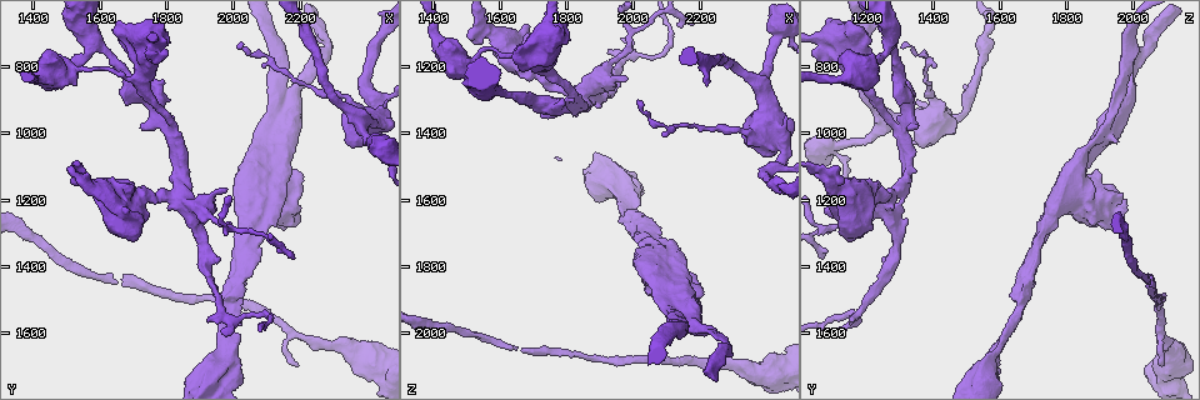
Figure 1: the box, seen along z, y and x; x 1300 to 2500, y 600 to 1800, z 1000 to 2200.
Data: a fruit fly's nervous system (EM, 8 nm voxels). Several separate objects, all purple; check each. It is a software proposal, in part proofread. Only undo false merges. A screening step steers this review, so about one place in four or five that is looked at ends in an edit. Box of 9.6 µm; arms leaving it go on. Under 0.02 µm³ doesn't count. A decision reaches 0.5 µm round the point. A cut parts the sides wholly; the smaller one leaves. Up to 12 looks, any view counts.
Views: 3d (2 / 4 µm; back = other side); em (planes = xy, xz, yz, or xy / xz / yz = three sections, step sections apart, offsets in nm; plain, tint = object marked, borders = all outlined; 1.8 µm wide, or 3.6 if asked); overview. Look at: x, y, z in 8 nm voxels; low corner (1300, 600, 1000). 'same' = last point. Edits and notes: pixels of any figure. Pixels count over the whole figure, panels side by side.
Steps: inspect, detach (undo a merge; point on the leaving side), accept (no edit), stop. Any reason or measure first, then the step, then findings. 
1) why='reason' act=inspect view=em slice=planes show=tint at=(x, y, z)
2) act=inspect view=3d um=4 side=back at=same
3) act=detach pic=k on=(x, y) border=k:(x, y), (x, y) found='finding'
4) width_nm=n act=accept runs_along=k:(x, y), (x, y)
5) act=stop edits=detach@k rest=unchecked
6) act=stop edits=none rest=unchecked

why='two arms in line, one across' act=inspect view=em slice=yz step=16 show=tint at=(1840, 1050, 1310)

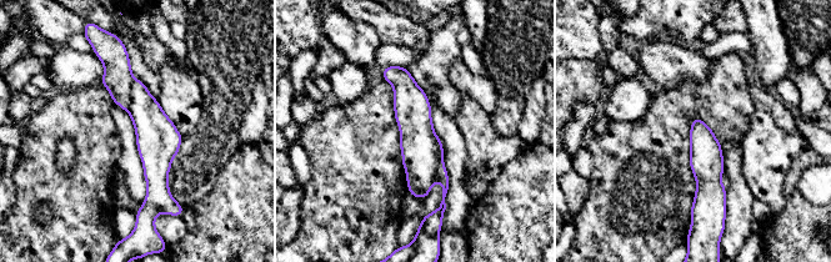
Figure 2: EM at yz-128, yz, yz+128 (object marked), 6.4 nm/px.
act=detach pic=2 on=(417, 139) border=2:(436, 135), (439, 165), (434, 180) found='a second neuron is stuck on'

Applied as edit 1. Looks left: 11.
why='sudden change in width' act=inspect view=em um=3.6 slice=xz step=4 show=tint at=(1990, 1690, 1560)

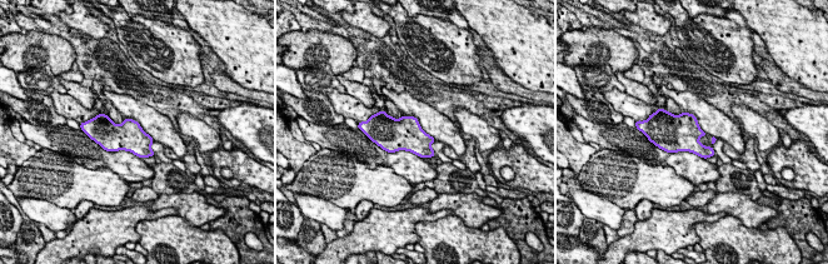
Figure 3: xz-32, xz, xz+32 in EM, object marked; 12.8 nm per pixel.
act=accept found='continuous, no second neuron'

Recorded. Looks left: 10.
why='abrupt turn' act=inspect view=3d um=2 at=(1960, 1560, 1160)

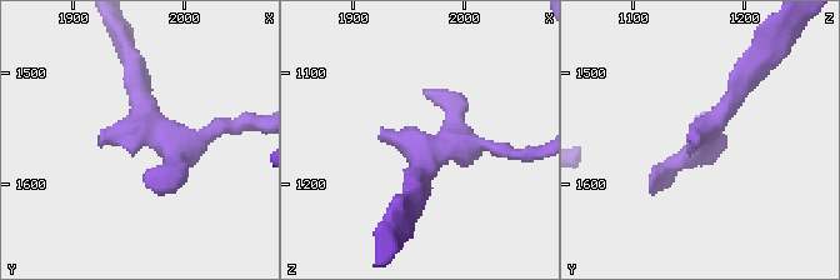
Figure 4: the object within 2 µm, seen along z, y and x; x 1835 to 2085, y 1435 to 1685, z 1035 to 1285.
why='need the tissue' act=inspect view=em slice=planes show=tint at=(1968, 1550, 1166)

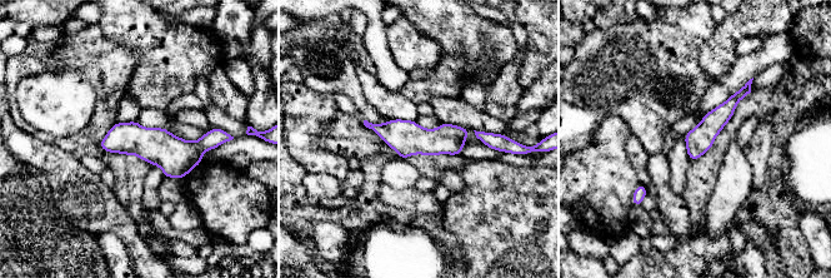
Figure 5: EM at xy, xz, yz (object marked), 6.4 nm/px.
act=accept runs_along=5:(214, 133), (198, 148), (103, 144) found='all the same neuron'

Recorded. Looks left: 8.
why='sudden change in width' act=inspect view=3d um=4 at=(2120, 1140, 1820)

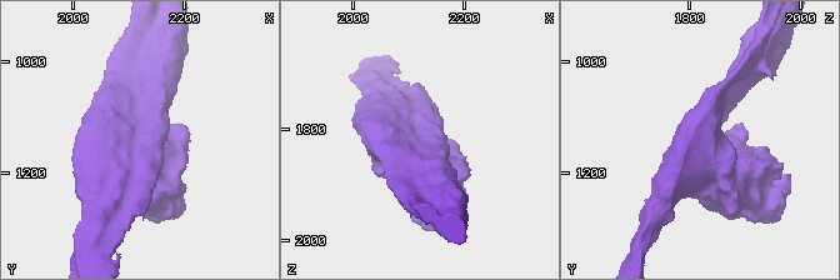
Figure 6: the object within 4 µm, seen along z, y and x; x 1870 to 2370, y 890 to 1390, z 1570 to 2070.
why='need the tissue' act=inspect view=em um=3.6 slice=planes show=tint at=(2125, 1145, 1830)

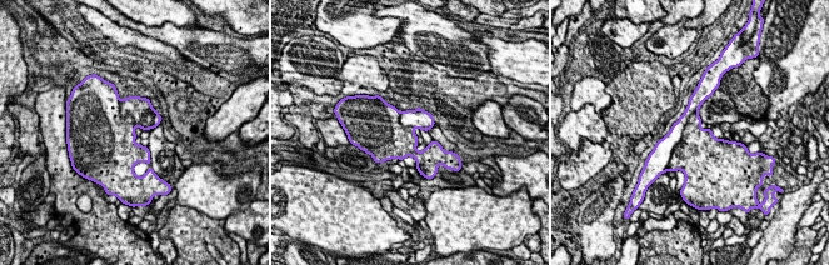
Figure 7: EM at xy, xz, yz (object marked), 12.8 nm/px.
act=detach pic=7 on=(664, 146) part_leaving=7:(698, 99), (665, 145), (665, 159) found='two neurons meet here'

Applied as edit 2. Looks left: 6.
act=stop edits=detach@2,detach@7 rest=unchecked

